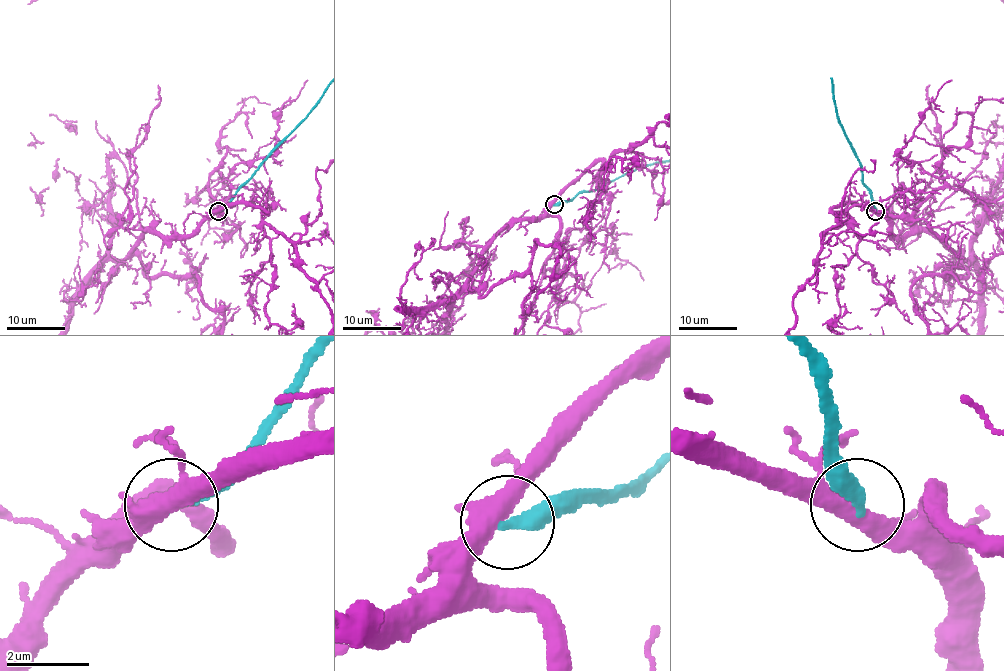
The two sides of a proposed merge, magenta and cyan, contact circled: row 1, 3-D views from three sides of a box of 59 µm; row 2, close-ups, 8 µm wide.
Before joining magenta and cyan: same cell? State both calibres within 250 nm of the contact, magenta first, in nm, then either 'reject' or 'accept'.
480 nm thick on the magenta side, 360 nm on the other; reject

